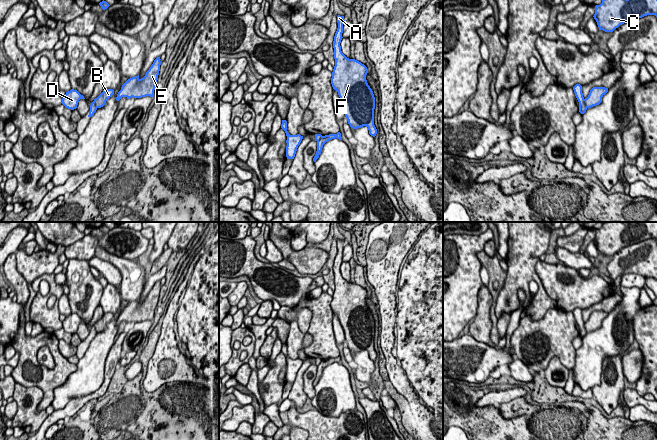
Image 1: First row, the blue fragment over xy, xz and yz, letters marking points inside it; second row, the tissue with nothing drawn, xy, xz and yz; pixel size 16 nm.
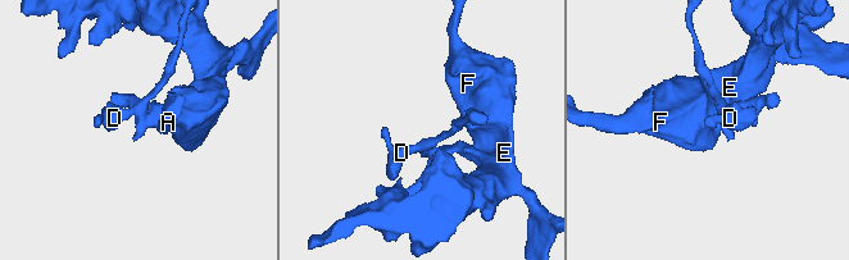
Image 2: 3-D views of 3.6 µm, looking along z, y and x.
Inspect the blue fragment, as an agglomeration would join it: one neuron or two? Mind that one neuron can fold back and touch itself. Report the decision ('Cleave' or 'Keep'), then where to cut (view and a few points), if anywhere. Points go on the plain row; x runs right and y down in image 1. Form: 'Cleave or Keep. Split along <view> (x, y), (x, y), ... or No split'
Cleave. Split along yz (583, 323), (587, 331)

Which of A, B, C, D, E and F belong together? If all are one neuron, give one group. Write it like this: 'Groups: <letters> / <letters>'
Groups: A B C E F / D

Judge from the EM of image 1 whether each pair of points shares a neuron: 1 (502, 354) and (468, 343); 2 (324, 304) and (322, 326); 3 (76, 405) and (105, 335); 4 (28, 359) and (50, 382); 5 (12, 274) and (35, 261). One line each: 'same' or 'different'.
1: same
2: same
3: different
4: same
5: different

